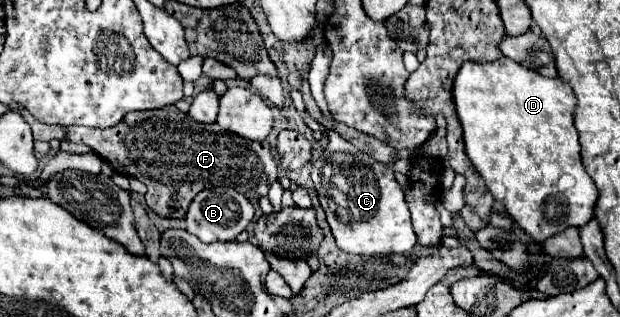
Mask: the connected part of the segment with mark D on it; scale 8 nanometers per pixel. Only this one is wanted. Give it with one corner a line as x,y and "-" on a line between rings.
507,57
493,63
467,61
455,77
453,101
463,125
467,157
485,179
495,201
505,205
507,213
525,233
545,241
567,227
583,227
585,221
593,219
597,187
581,165
581,147
573,125
577,97
563,79
545,79

